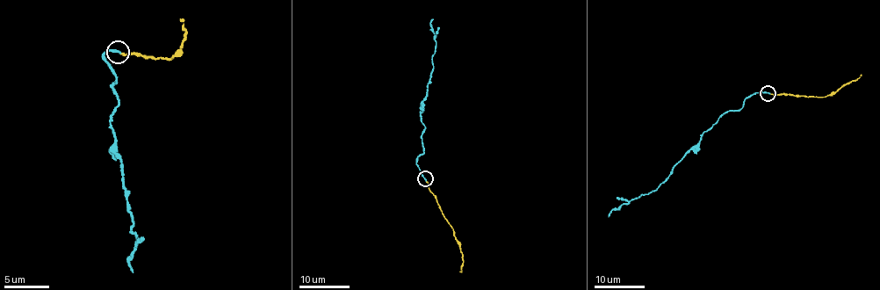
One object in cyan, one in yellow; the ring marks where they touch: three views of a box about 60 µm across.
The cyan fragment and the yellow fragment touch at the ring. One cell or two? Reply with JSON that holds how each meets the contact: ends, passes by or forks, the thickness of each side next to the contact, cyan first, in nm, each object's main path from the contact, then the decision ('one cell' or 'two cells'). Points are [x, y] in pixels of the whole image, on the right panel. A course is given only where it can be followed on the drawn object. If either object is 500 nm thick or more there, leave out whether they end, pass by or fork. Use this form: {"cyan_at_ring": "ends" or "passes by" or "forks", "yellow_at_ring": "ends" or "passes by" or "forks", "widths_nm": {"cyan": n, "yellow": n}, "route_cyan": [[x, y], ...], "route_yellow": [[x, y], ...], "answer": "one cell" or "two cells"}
{"cyan_at_ring": "ends", "yellow_at_ring": "ends", "widths_nm": {"cyan": 200, "yellow": 100}, "route_cyan": [[768, 92], [749, 95], [740, 109], [728, 110], [703, 134], [701, 140], [655, 189], [623, 203], [609, 217]], "route_yellow": [[768, 92], [820, 97], [833, 94], [861, 75]], "answer": "one cell"}

